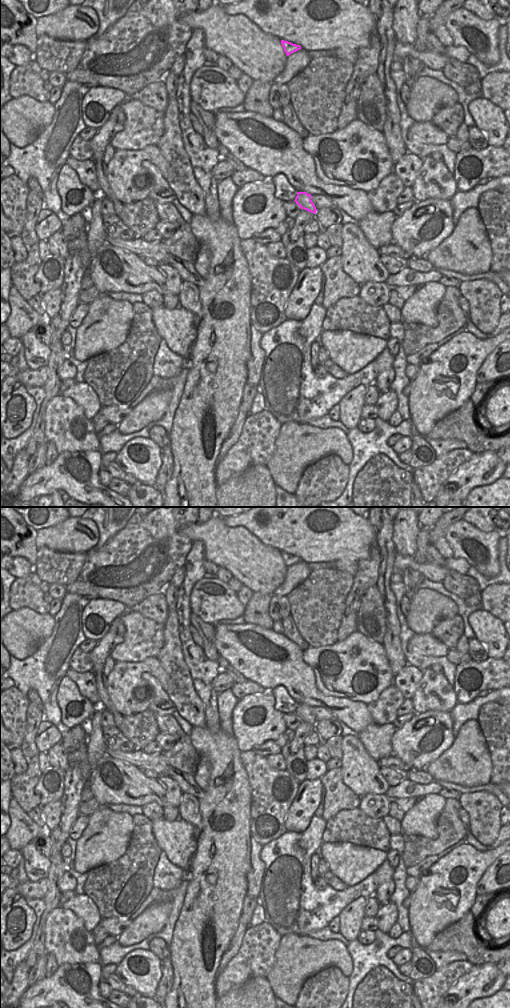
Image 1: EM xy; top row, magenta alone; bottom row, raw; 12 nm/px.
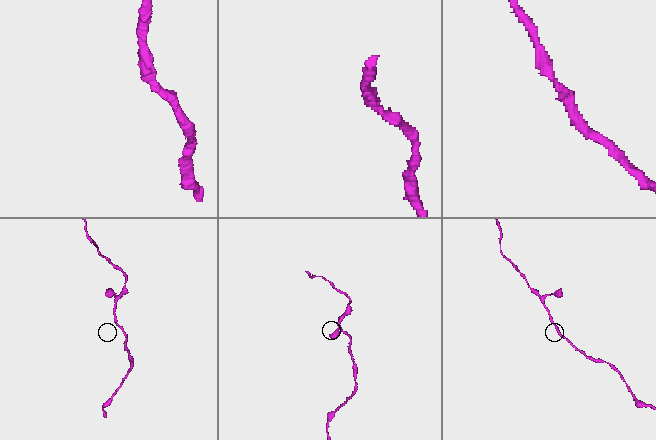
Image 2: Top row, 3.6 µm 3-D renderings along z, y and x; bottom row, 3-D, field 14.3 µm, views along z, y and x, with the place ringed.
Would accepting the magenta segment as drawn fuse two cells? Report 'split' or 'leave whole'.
leave whole

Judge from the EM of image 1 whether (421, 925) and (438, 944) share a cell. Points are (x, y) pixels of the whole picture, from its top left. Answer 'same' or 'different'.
different

